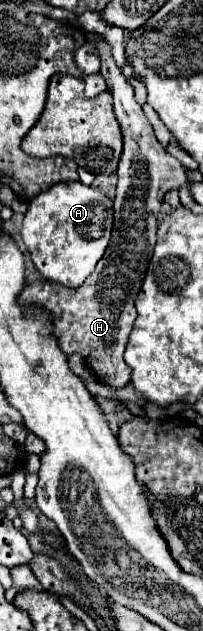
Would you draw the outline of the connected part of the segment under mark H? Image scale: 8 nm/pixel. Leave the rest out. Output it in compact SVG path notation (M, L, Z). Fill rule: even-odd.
M88 32L88 40L94 42L94 46L98 46L98 54L102 58L100 74L104 76L104 80L108 84L108 92L114 98L114 114L116 114L118 124L122 128L122 140L124 140L124 152L120 156L120 164L118 164L118 184L116 184L116 198L114 198L114 230L112 230L110 246L106 248L106 254L98 262L96 270L86 278L86 282L80 288L72 290L72 288L66 288L62 284L48 282L48 280L30 282L26 286L26 290L22 292L22 302L34 302L34 304L40 304L42 308L52 312L52 316L54 316L54 336L58 338L60 348L66 352L66 356L76 354L76 352L82 354L88 360L90 370L96 374L96 378L100 382L108 382L108 384L112 384L116 388L122 388L130 380L130 368L126 366L122 354L124 354L132 324L136 320L134 300L136 300L136 296L140 292L146 268L148 268L150 258L154 254L154 242L156 242L156 230L158 230L158 218L156 216L160 214L160 206L164 204L164 194L186 182L186 176L184 176L186 168L176 158L172 158L164 150L164 146L156 140L154 130L152 130L148 118L144 116L142 106L134 98L132 84L128 82L128 78L120 72L120 68L112 60L110 46L104 42L104 38L100 34Z

